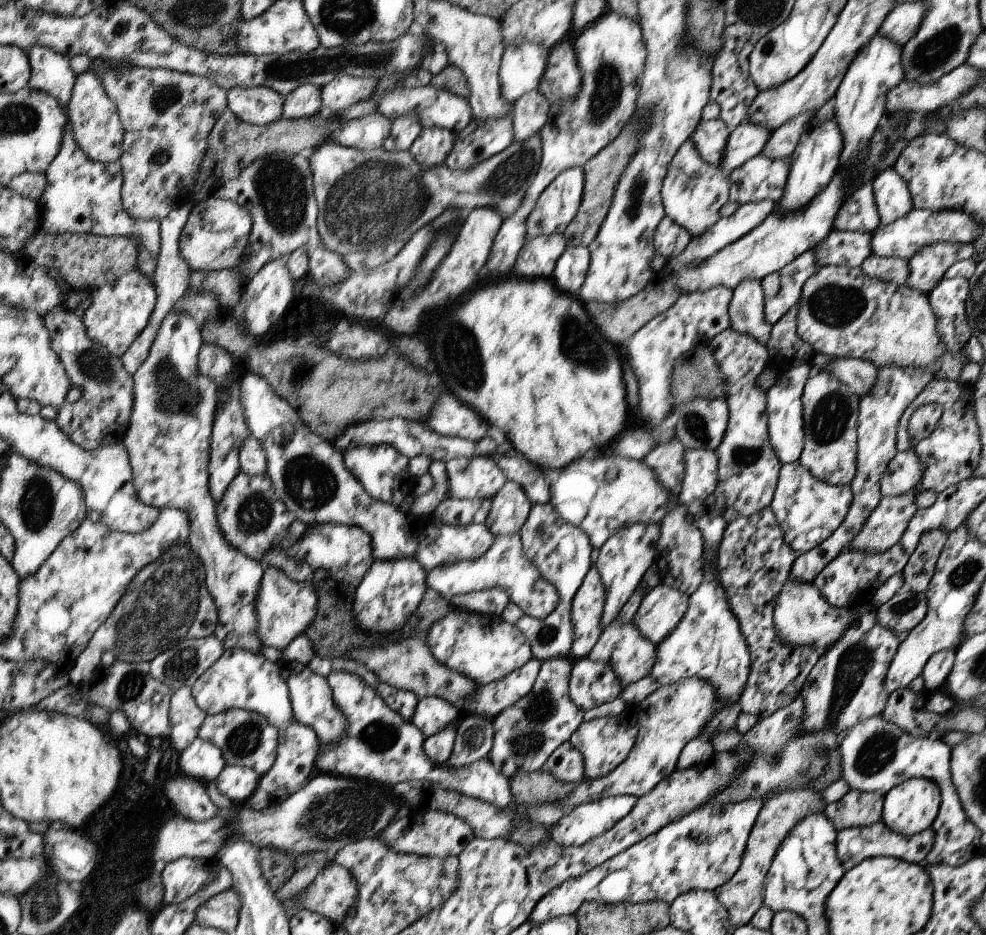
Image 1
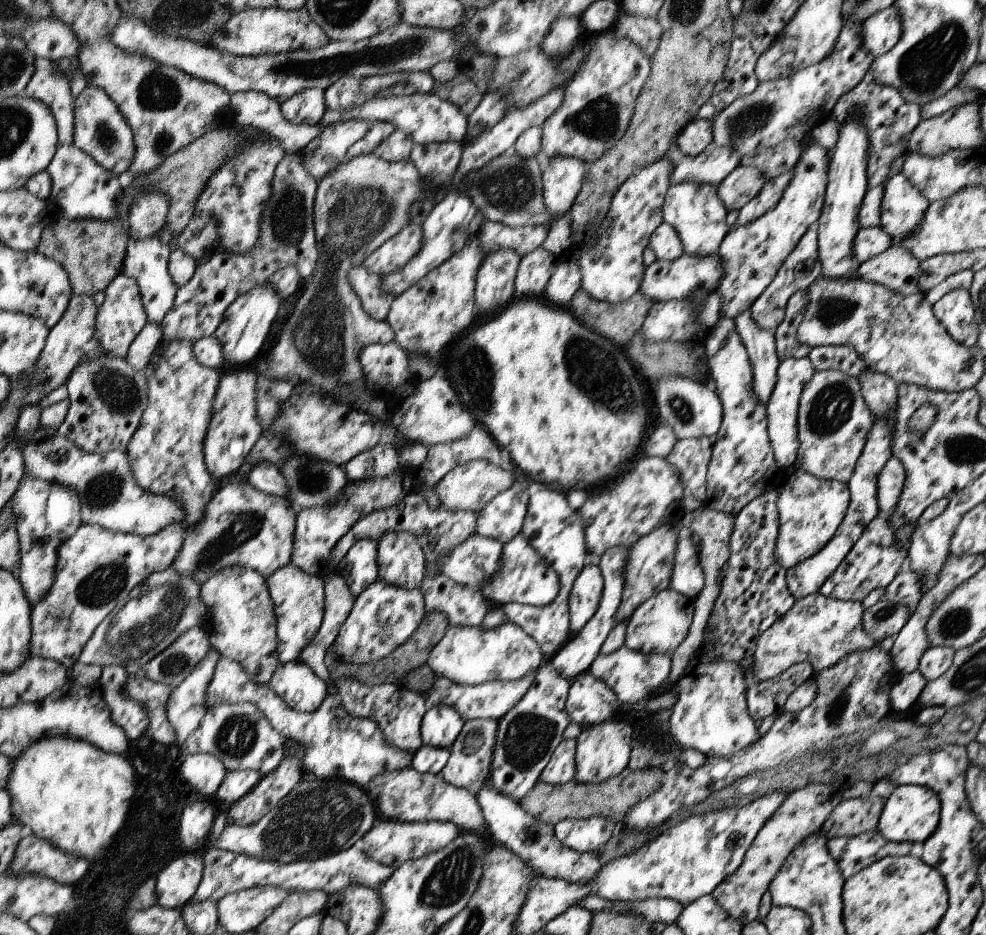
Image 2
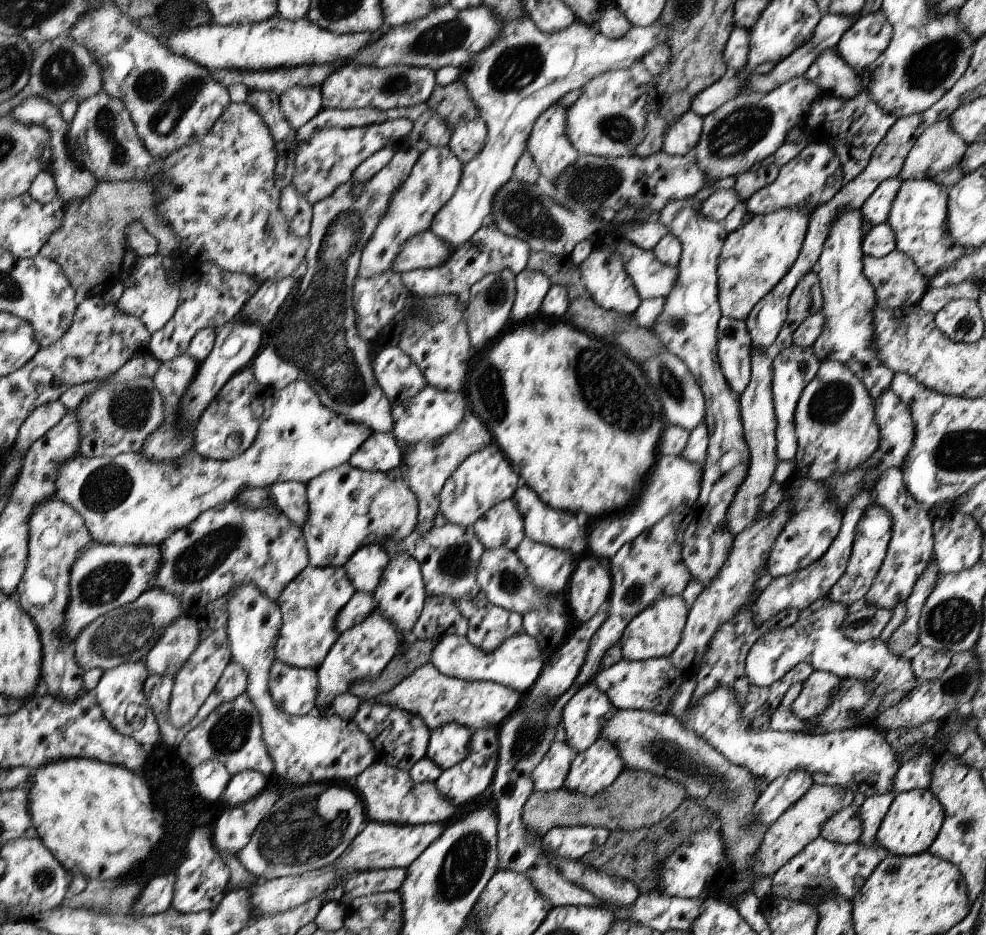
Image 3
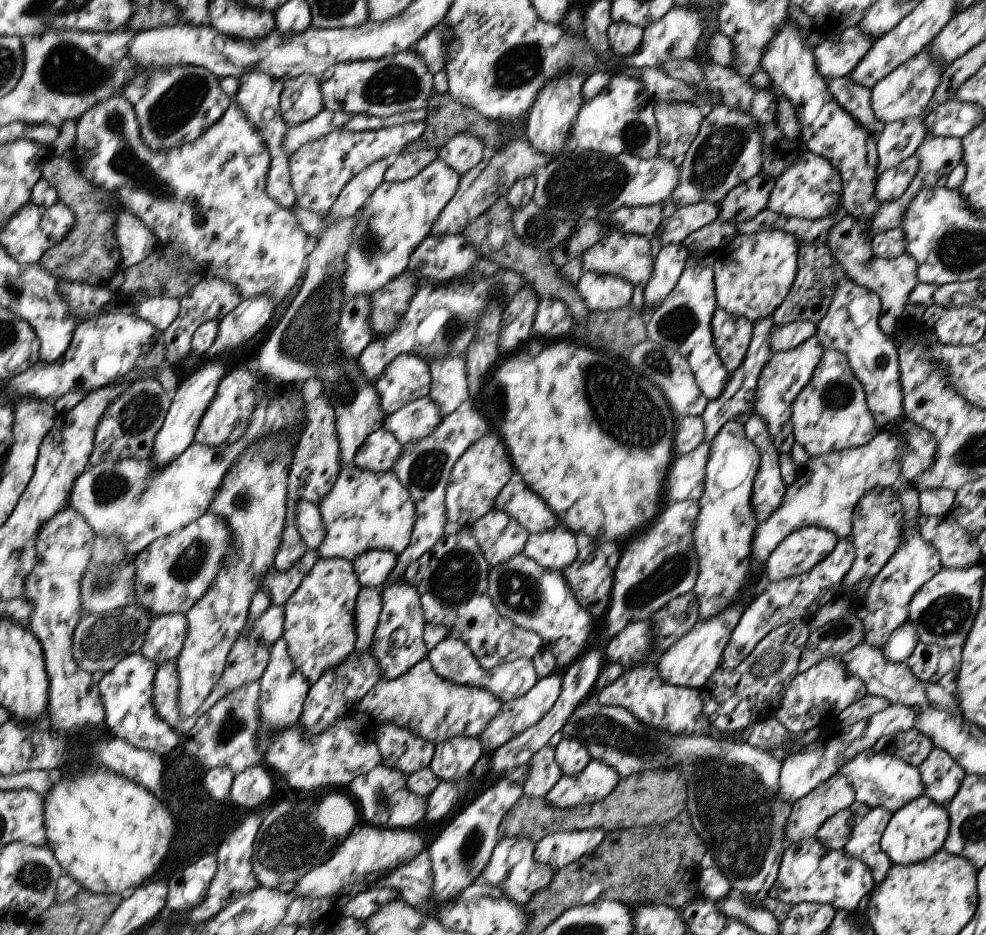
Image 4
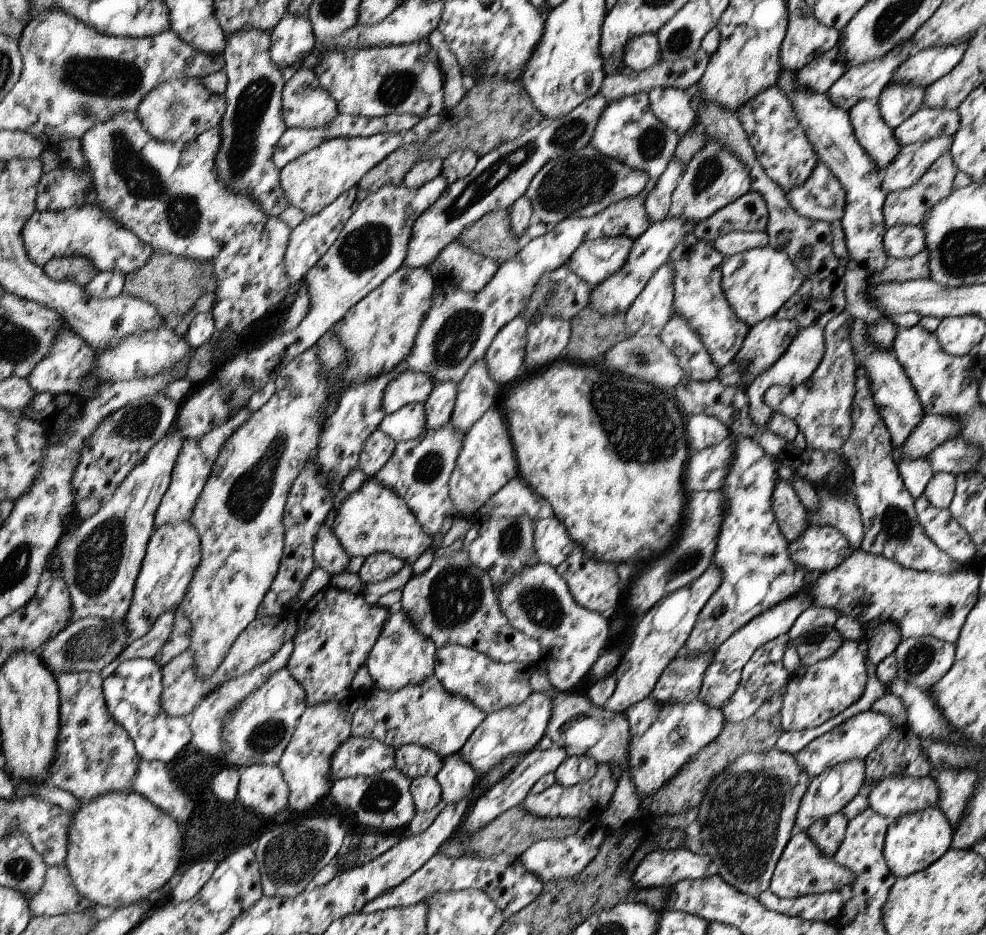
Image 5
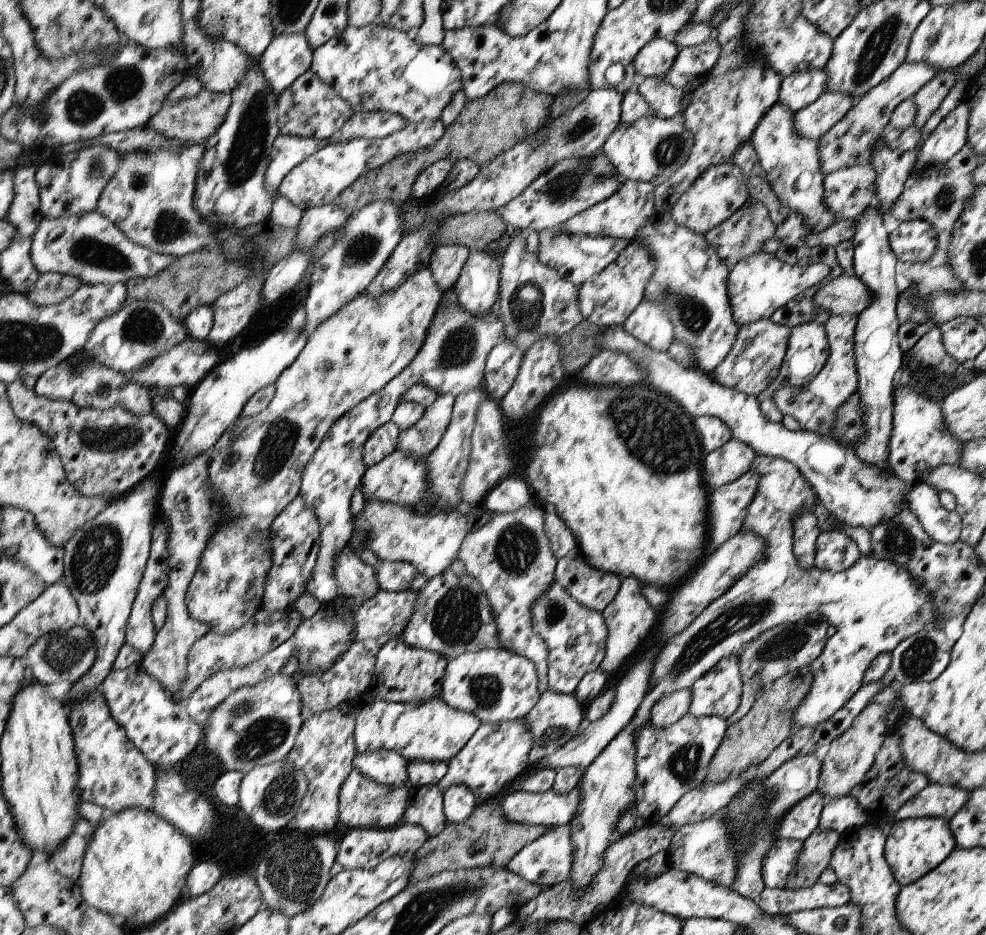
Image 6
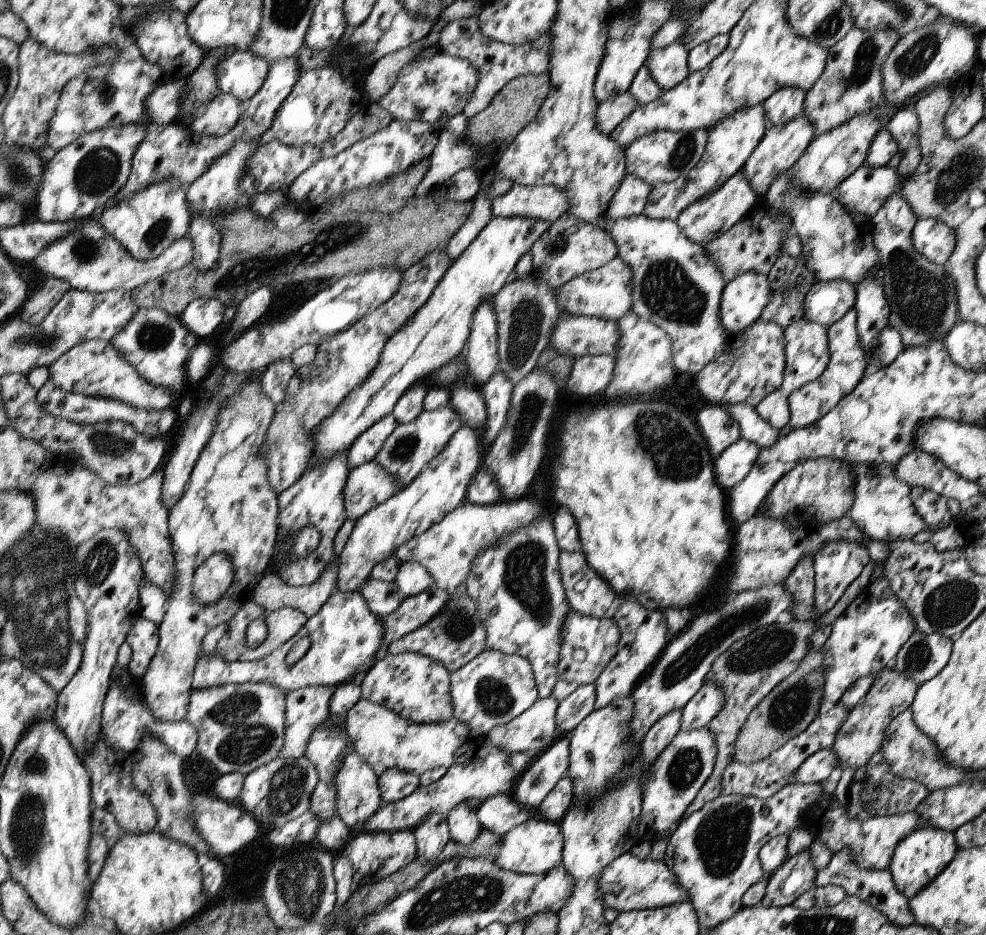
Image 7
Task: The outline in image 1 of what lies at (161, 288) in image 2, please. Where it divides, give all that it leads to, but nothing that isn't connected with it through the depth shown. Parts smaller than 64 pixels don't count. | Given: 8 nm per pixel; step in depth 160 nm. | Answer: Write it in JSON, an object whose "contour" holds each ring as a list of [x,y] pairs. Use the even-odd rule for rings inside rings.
{"contour":[[[40,45],[28,51],[28,56],[32,68],[28,88],[44,91],[57,98],[67,114],[71,94],[78,80],[72,70],[70,57]],[[68,121],[62,148],[45,172],[46,188],[38,200],[43,218],[41,231],[50,234],[86,233],[103,237],[131,237],[137,241],[137,270],[152,280],[157,266],[156,258],[161,253],[161,222],[136,220],[129,215],[121,198],[121,164],[115,162],[109,165],[89,159],[80,150],[72,134]]]}

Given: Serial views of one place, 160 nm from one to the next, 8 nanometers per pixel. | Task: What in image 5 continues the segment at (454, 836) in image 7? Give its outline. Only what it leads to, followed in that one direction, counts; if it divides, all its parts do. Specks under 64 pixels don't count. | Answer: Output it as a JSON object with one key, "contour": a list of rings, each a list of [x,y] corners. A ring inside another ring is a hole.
{"contour":[[[454,753],[444,758],[445,765],[435,776],[441,786],[441,800],[445,804],[456,804],[468,797],[478,784],[476,771],[461,754]]]}

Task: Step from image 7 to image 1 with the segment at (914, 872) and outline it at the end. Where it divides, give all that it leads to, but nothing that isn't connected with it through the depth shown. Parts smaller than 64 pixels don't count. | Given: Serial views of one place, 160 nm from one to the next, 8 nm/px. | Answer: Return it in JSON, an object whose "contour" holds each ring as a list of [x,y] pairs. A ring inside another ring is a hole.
{"contour":[[[911,778],[892,787],[885,794],[881,820],[893,833],[911,837],[931,828],[941,806],[941,792],[934,781],[925,778]]]}

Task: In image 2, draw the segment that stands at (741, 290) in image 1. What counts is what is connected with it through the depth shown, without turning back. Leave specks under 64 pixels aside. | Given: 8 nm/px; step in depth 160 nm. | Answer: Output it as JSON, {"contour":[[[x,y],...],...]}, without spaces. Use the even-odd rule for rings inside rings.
{"contour":[[[750,309],[745,310],[734,319],[735,327],[742,337],[752,365],[755,395],[767,408],[781,360],[777,355],[773,332],[760,328],[751,318]]]}

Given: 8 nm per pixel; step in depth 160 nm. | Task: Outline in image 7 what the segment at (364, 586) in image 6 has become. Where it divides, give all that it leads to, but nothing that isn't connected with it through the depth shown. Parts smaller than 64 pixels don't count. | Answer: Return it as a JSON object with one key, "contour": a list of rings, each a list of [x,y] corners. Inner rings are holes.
{"contour":[[[368,578],[362,588],[358,590],[371,613],[376,614],[379,619],[386,619],[405,600],[404,594],[398,590],[395,582],[382,582]]]}

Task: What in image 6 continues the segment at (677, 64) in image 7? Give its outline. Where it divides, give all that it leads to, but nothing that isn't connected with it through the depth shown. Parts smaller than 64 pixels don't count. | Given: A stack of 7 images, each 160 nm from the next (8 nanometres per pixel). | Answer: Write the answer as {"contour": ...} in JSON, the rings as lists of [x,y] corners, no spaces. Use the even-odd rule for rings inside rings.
{"contour":[[[654,38],[644,48],[640,48],[632,60],[632,66],[639,78],[663,78],[670,72],[678,52],[678,47],[671,38]]]}

